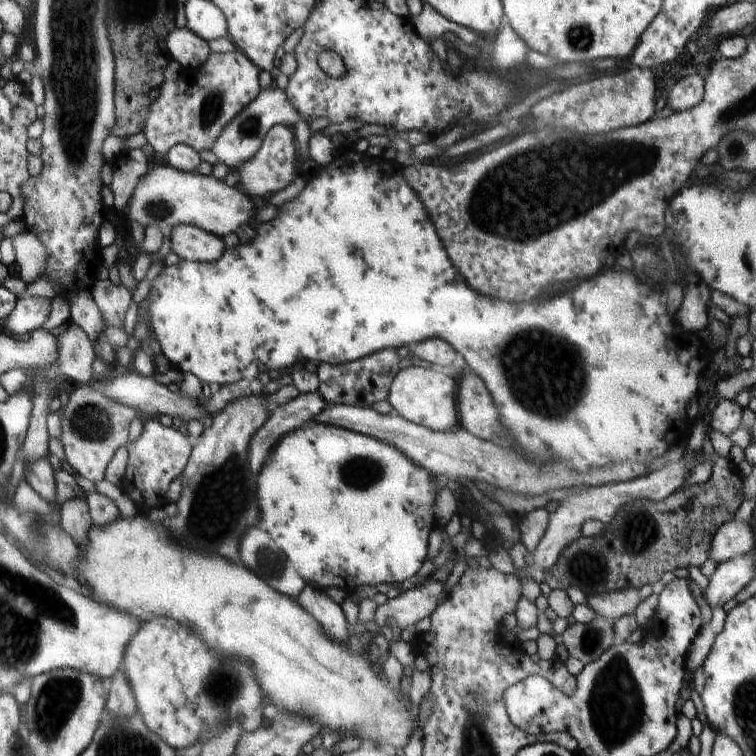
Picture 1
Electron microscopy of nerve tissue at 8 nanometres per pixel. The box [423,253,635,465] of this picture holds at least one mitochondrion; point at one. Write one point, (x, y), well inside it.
(546, 375)

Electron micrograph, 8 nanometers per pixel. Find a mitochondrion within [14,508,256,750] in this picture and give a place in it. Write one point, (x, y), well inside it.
(59, 698)

